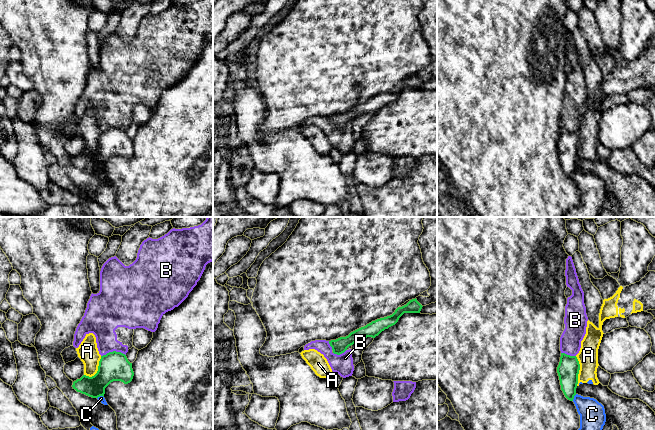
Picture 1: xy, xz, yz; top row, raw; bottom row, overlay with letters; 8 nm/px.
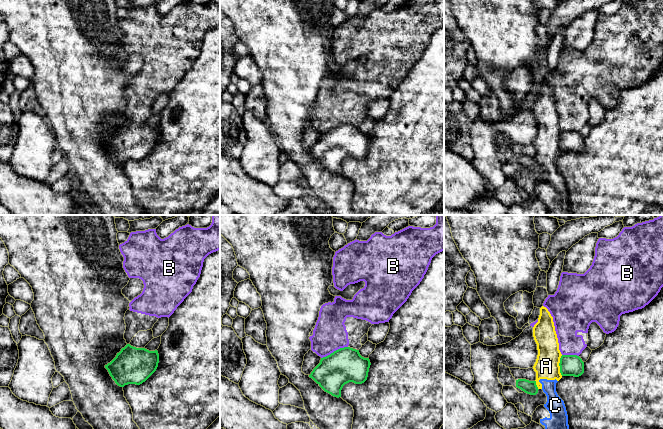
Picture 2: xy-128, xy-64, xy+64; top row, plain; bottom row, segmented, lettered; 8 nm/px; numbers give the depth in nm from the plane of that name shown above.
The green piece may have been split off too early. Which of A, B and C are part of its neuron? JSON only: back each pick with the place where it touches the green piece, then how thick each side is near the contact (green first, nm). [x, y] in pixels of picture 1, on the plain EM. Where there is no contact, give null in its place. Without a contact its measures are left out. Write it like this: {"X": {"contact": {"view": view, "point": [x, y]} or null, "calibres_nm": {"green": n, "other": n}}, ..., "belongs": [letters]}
{"belongs": []}

